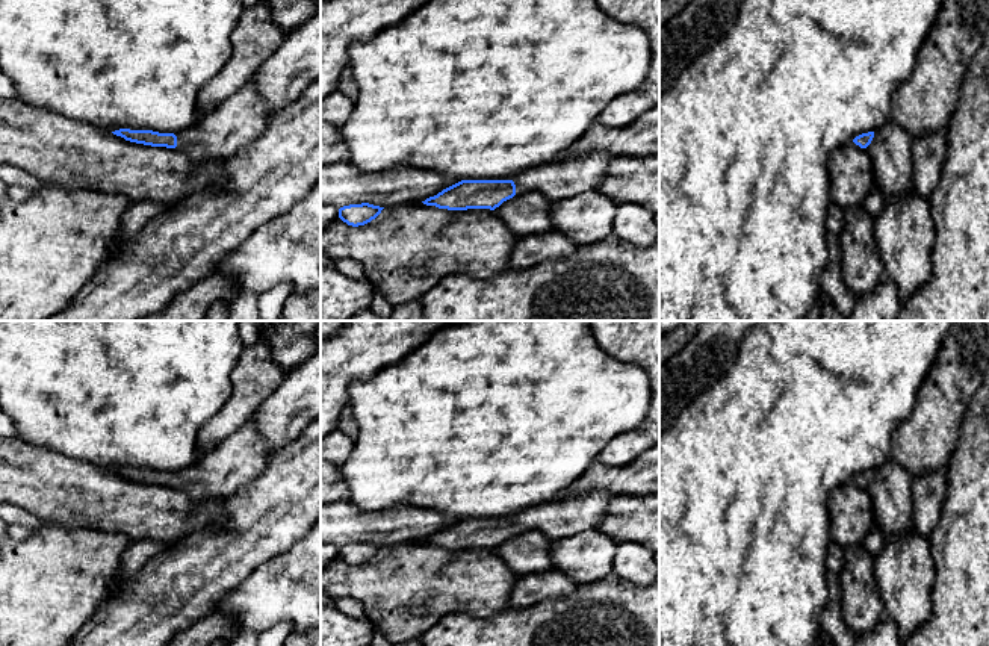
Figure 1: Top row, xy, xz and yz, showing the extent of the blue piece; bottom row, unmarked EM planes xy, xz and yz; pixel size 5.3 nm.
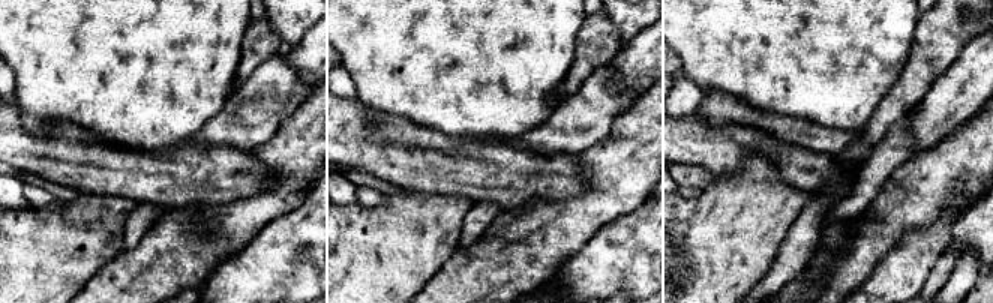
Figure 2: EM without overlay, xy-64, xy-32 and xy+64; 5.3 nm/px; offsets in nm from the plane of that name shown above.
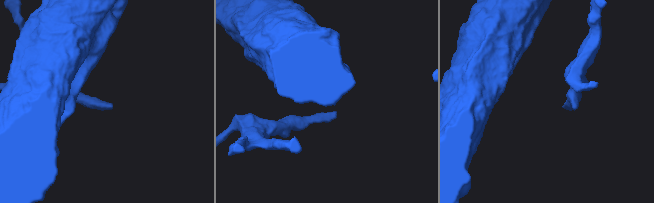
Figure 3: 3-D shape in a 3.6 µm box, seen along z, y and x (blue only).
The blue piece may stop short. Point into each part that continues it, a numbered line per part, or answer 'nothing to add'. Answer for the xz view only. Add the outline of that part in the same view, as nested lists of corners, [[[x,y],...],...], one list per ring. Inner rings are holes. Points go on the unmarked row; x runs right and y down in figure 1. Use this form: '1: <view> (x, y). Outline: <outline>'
1: xz (555, 519). Outline: [[[591,490],[585,495],[541,502],[517,514],[516,533],[534,530],[555,542],[593,530],[602,520],[609,498],[605,490]]]

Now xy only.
1: xy (241, 457). Outline: [[[254,413],[210,452],[180,469],[177,487],[194,502],[228,498],[263,474],[268,460],[268,443],[257,430]]]

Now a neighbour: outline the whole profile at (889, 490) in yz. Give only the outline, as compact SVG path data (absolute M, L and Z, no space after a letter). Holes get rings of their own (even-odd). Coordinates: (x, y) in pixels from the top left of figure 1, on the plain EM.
M888 460L874 471L867 486L874 505L874 520L885 542L895 540L912 526L912 477L897 461Z

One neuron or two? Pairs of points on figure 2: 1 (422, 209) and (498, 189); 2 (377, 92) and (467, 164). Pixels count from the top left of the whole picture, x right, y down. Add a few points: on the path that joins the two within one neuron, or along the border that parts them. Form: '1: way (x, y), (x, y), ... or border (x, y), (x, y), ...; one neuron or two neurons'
1: border (431, 192), (465, 195), (473, 203); two neurons
2: border (384, 113), (402, 116), (450, 137); two neurons

